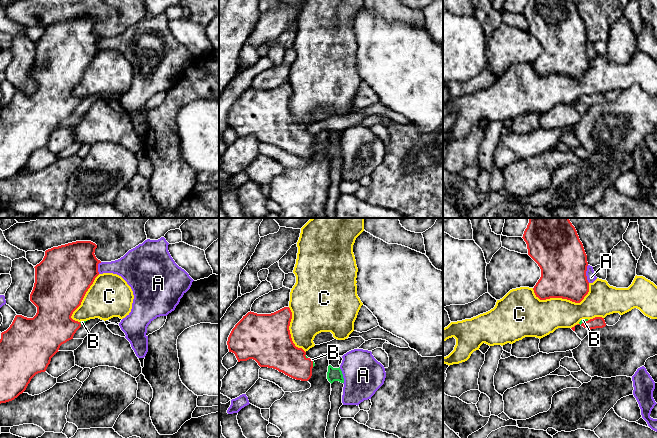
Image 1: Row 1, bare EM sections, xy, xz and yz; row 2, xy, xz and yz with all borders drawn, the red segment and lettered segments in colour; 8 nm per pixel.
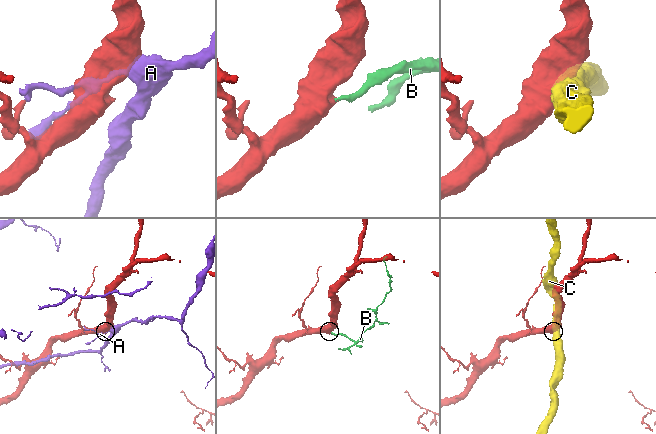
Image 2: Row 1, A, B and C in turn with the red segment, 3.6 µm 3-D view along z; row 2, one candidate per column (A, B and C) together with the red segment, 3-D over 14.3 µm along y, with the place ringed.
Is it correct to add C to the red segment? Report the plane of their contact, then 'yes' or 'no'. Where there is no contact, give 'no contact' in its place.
yz | no

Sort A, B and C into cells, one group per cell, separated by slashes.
A / B / C

